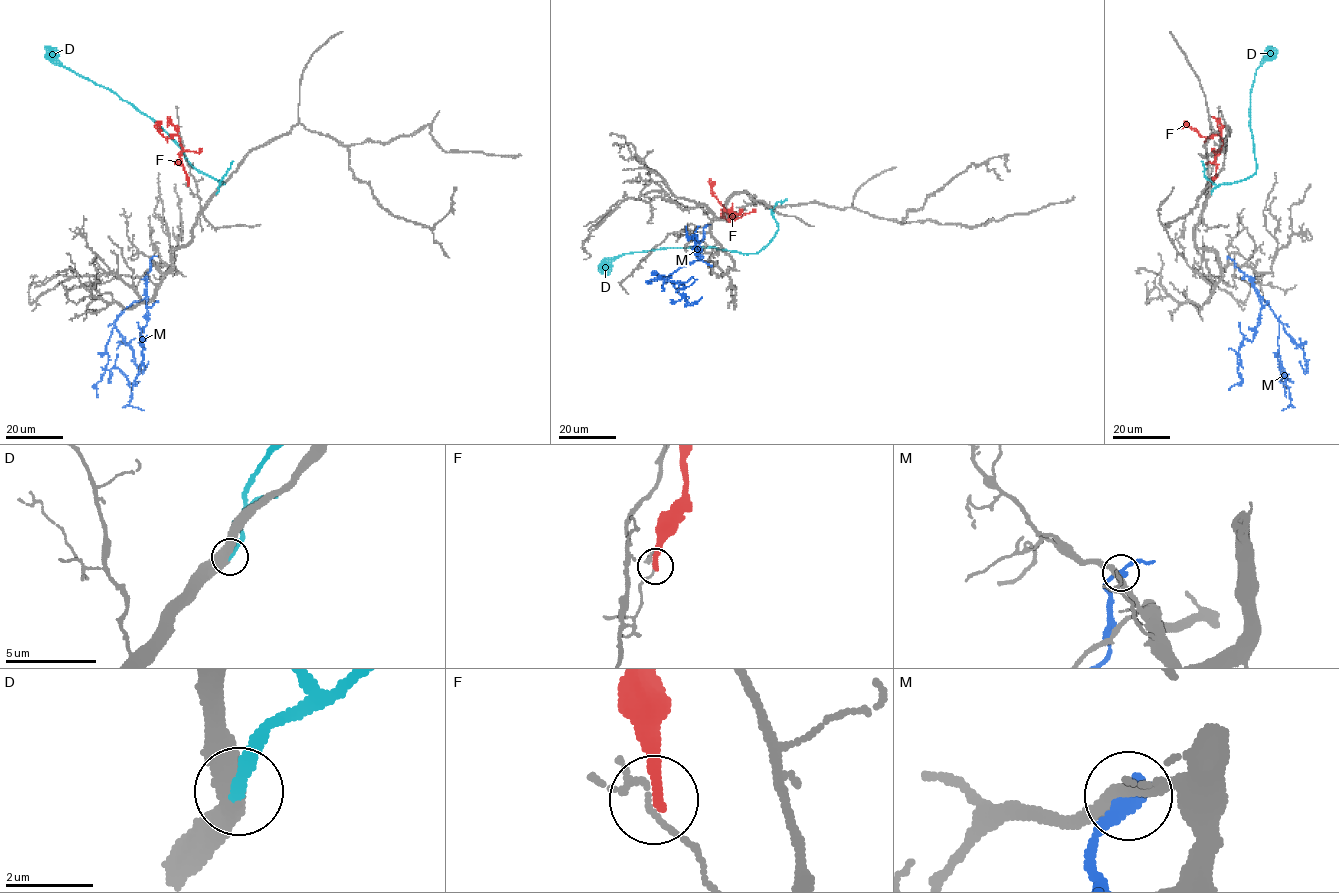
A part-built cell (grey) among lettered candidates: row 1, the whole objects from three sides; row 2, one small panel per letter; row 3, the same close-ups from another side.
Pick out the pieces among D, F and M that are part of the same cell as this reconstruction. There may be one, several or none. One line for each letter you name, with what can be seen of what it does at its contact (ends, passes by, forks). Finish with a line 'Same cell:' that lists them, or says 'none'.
D: It ends there
Same cell: D

